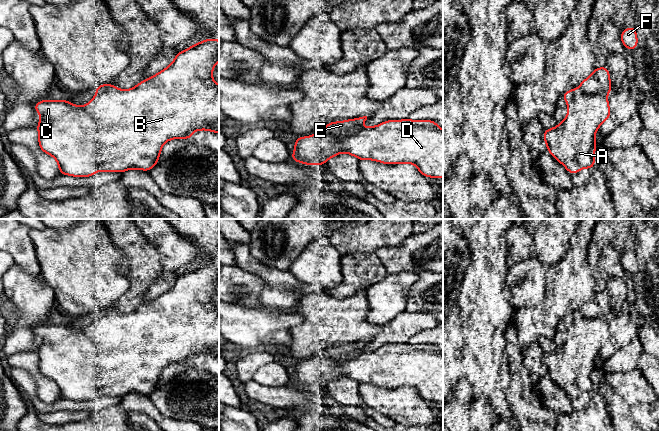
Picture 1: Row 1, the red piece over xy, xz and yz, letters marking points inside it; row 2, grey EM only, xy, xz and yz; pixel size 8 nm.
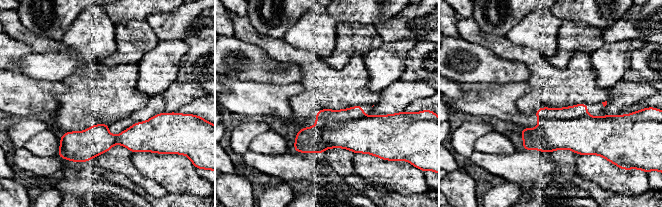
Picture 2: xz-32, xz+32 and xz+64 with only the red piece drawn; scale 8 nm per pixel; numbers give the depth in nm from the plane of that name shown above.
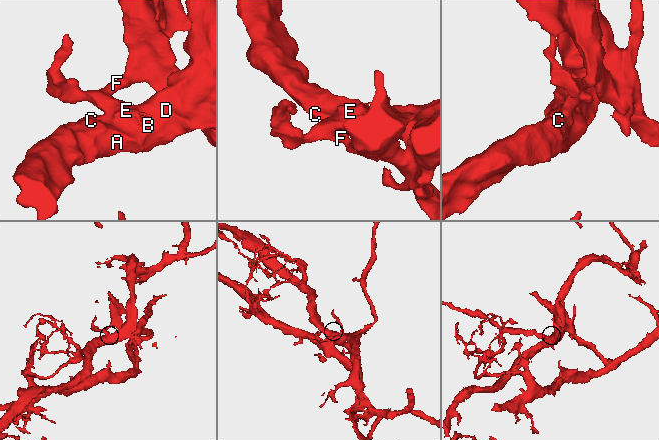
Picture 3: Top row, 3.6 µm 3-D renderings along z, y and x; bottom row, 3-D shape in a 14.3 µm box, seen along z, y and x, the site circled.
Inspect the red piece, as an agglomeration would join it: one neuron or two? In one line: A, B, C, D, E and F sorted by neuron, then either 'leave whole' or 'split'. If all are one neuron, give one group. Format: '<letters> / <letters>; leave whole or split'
A B C D E / F; split

